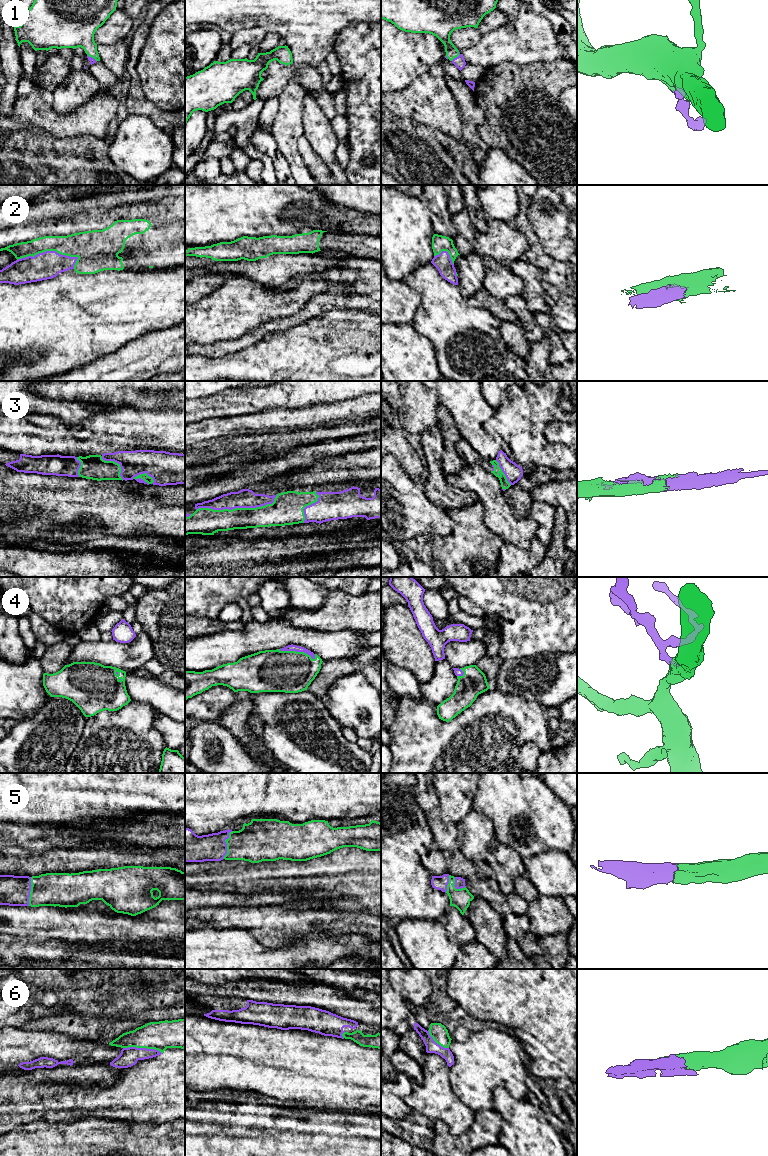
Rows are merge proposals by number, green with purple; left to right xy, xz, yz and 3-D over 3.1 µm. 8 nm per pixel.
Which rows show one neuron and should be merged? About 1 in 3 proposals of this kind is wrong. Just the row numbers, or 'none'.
1, 2, 3, 4, 5, 6

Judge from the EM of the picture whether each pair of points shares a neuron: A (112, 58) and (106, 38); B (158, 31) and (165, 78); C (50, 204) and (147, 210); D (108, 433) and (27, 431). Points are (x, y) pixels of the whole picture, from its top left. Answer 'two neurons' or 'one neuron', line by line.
A: two neurons
B: one neuron
C: one neuron
D: two neurons

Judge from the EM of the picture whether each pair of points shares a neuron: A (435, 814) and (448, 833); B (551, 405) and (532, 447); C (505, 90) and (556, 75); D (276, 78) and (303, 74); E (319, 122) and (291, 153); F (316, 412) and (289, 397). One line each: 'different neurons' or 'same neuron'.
A: same neuron
B: different neurons
C: same neuron
D: same neuron
E: different neurons
F: different neurons

